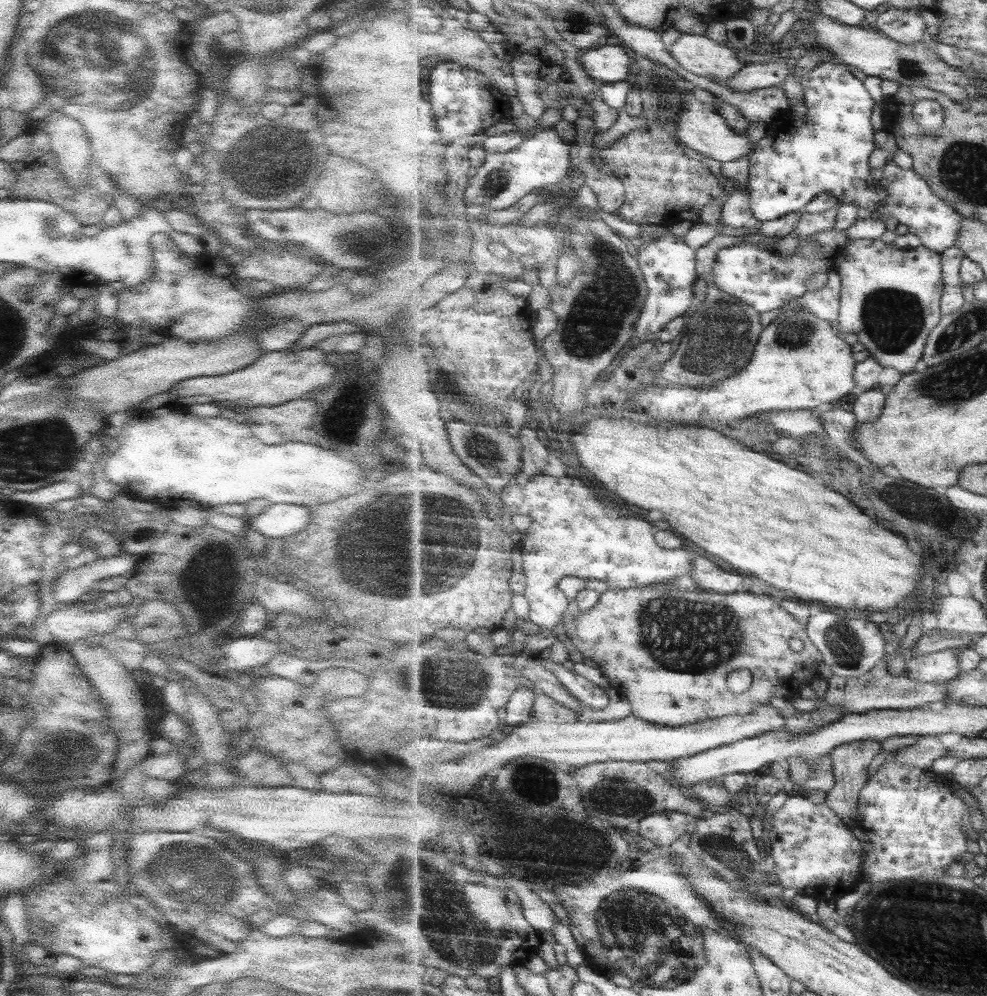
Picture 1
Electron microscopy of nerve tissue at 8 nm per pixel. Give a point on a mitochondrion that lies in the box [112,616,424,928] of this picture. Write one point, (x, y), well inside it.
(165, 853)

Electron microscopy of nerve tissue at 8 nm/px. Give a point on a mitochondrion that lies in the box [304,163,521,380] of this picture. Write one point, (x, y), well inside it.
(494, 182)

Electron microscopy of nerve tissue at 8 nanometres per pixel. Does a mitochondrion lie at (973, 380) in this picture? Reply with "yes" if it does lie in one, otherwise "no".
yes

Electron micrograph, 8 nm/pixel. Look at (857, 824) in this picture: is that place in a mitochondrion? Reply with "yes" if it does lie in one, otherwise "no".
no

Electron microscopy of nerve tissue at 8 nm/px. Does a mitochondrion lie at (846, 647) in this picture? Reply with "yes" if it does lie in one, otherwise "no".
yes

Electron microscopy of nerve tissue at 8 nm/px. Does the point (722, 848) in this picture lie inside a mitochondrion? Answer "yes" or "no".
yes

